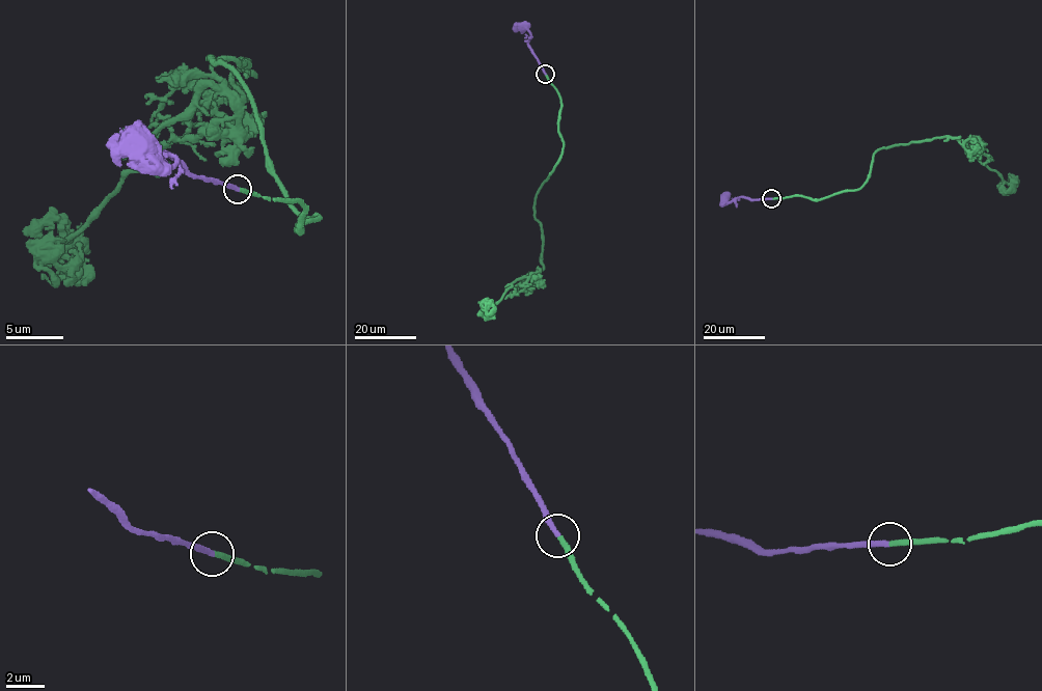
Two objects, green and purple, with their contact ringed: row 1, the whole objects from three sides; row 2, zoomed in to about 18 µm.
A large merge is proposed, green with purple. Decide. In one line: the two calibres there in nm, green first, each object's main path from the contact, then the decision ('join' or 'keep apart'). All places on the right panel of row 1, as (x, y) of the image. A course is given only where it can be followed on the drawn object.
280/280 nm | green via (771, 199), (857, 190), (882, 147), (945, 136), (960, 137), (1010, 193), (1016, 181), (1008, 181) | purple via (771, 199), (751, 200), (741, 196), (727, 202), (729, 197) | join

